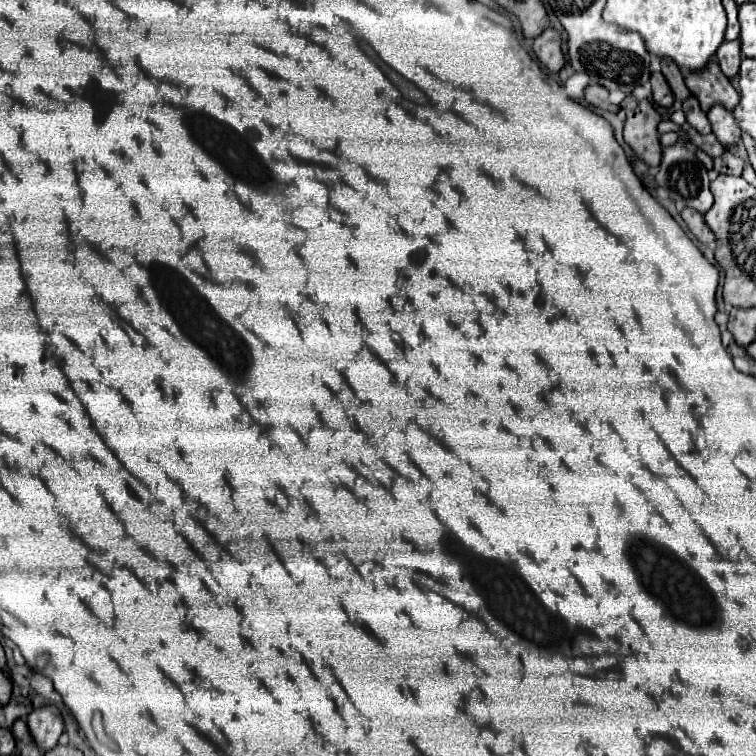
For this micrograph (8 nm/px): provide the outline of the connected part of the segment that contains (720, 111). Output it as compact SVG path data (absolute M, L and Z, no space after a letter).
M716 104L708 112L708 120L712 124L712 134L718 138L718 142L722 142L724 148L730 148L730 146L738 144L742 132L734 126L732 112L728 112L728 110L724 110L724 106Z

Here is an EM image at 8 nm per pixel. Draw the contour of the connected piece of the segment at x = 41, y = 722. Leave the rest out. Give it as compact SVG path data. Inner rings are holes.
M42 706L30 712L28 720L28 730L40 748L40 752L48 752L58 744L60 734L64 732L64 722L60 716L60 710L56 706Z

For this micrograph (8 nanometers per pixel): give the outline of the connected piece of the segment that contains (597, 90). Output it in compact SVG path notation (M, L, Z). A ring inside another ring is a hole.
M590 84L590 86L584 90L584 94L586 94L586 102L590 102L590 104L596 106L596 108L602 108L602 110L612 110L612 108L614 108L614 106L608 102L608 90L602 88L602 86L598 86L598 84Z

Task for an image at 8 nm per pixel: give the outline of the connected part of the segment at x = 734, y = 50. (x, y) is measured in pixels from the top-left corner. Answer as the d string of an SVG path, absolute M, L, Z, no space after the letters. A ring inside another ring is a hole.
M734 40L734 42L724 42L720 48L718 48L718 54L716 54L716 60L722 68L722 72L732 78L738 74L740 70L740 62L742 62L742 52L740 52L740 40Z

